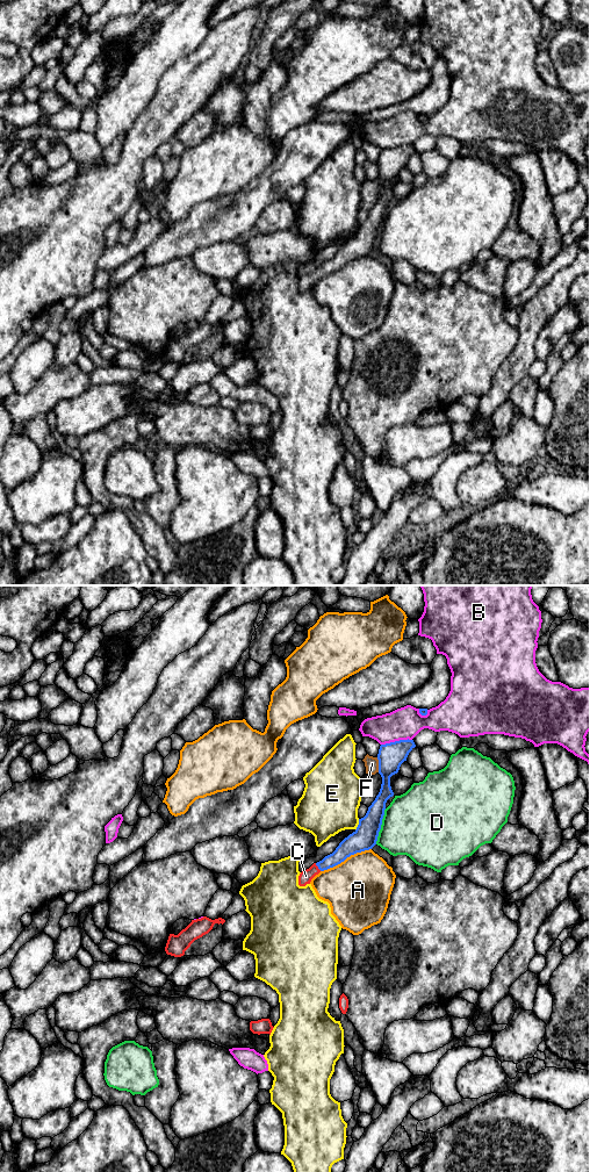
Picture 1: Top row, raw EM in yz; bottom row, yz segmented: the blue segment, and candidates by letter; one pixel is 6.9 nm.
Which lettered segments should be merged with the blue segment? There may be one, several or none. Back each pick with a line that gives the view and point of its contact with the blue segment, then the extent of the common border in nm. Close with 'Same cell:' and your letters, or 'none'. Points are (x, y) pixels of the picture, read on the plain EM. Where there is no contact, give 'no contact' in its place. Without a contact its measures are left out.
C: yz (317, 271) | 70 nm
Same cell: C

